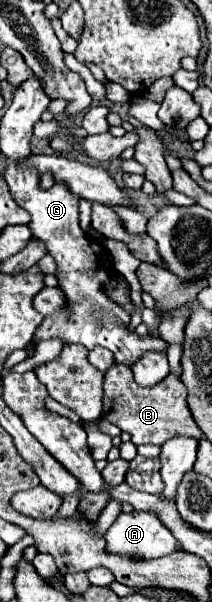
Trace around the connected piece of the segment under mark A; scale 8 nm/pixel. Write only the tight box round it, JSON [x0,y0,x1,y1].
[104,512,176,560]

